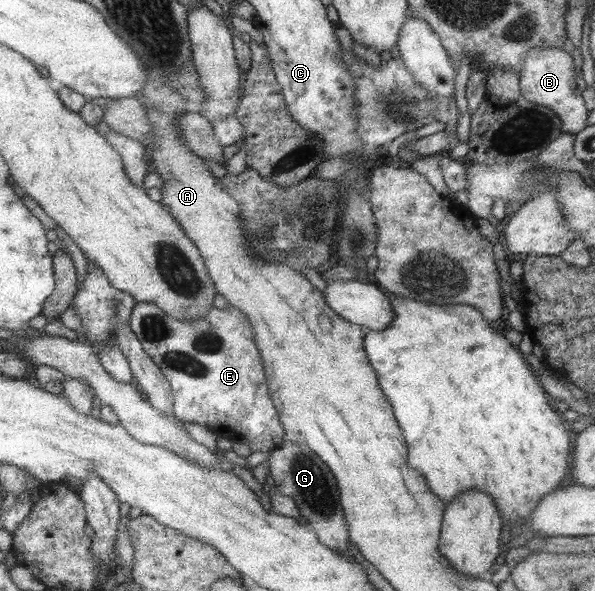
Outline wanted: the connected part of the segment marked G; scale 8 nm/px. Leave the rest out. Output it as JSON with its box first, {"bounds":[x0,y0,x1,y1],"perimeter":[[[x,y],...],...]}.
{"bounds":[264,440,355,562],"perimeter":[[[286,440],[265,454],[264,461],[269,464],[268,481],[277,487],[277,492],[293,499],[300,515],[307,522],[305,527],[316,534],[321,544],[336,549],[336,552],[343,553],[348,560],[355,562],[347,547],[350,538],[348,524],[344,520],[344,509],[340,505],[339,489],[328,465],[305,445]]]}

